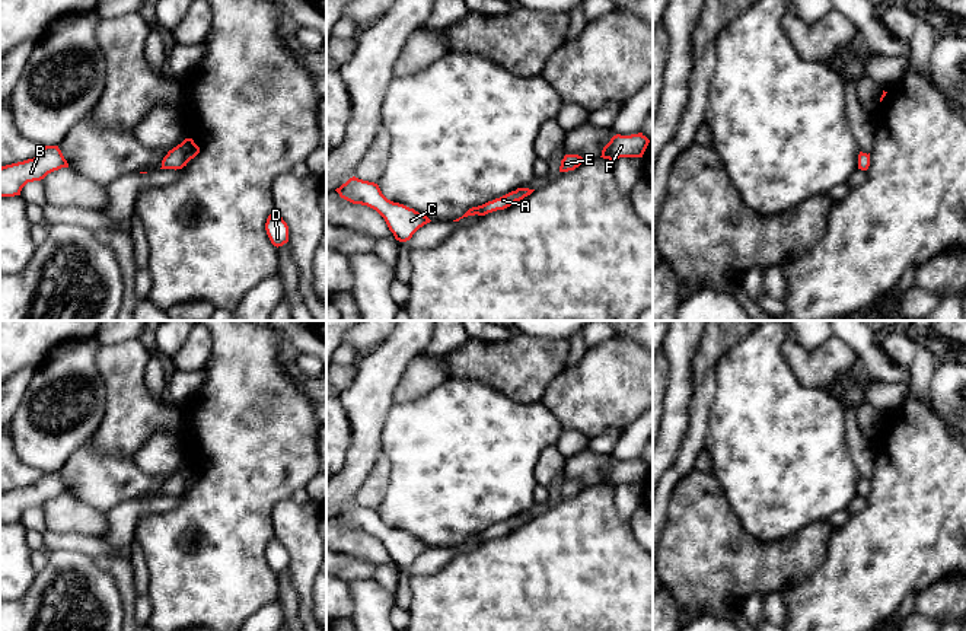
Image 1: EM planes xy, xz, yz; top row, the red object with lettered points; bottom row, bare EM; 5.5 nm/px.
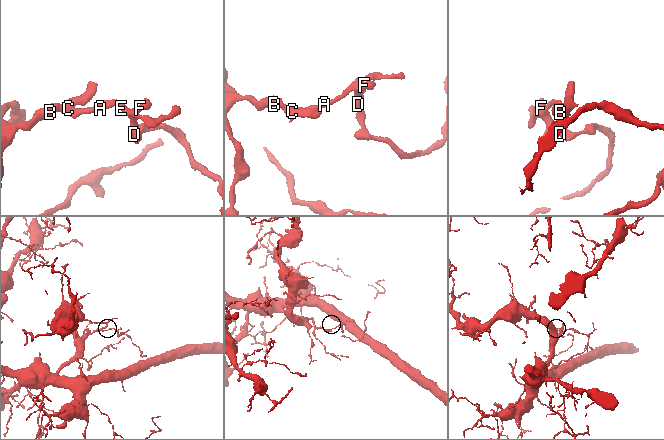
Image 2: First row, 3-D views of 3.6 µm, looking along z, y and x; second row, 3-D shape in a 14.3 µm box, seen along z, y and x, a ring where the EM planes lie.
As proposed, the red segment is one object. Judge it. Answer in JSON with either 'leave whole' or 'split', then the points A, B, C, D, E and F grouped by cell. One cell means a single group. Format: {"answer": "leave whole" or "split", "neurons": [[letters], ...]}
{"answer": "leave whole", "neurons": [["A", "B", "C", "D", "E", "F"]]}

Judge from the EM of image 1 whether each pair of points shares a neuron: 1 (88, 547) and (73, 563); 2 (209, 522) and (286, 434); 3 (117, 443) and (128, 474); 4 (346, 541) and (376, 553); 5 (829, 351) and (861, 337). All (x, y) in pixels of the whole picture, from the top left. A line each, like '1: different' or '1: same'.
1: different
2: same
3: different
4: same
5: different

